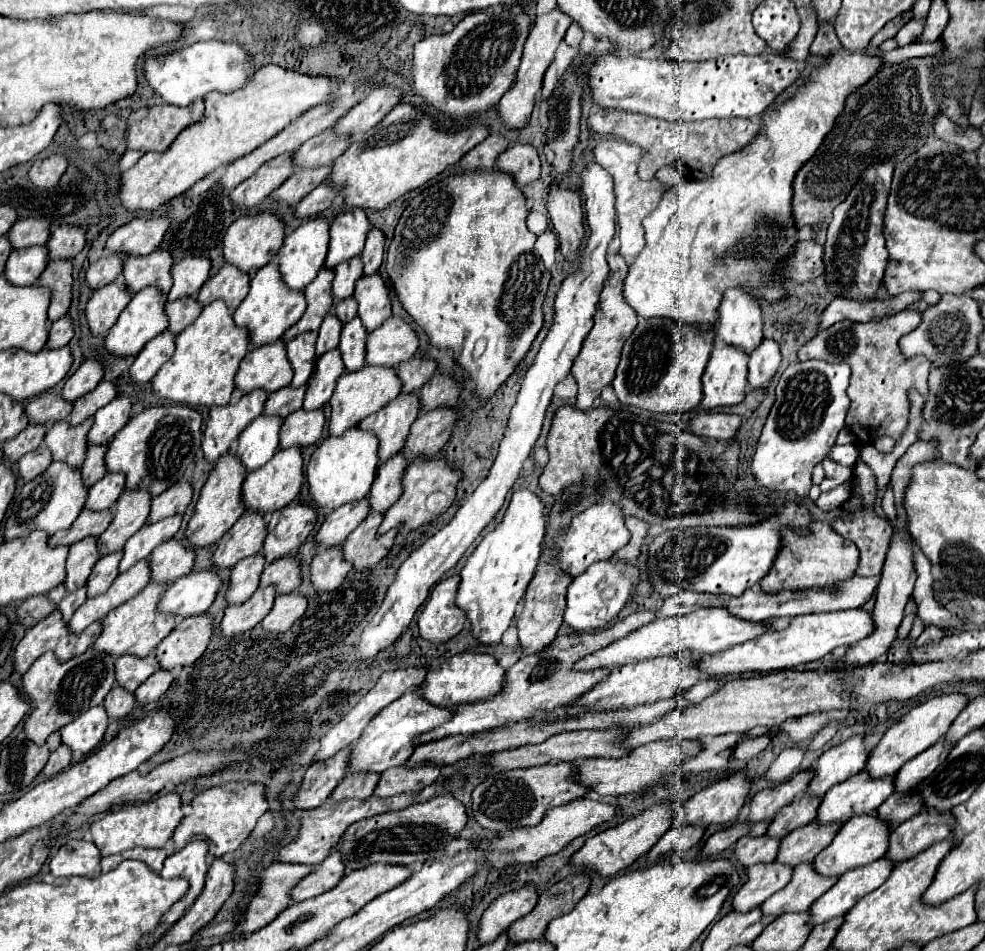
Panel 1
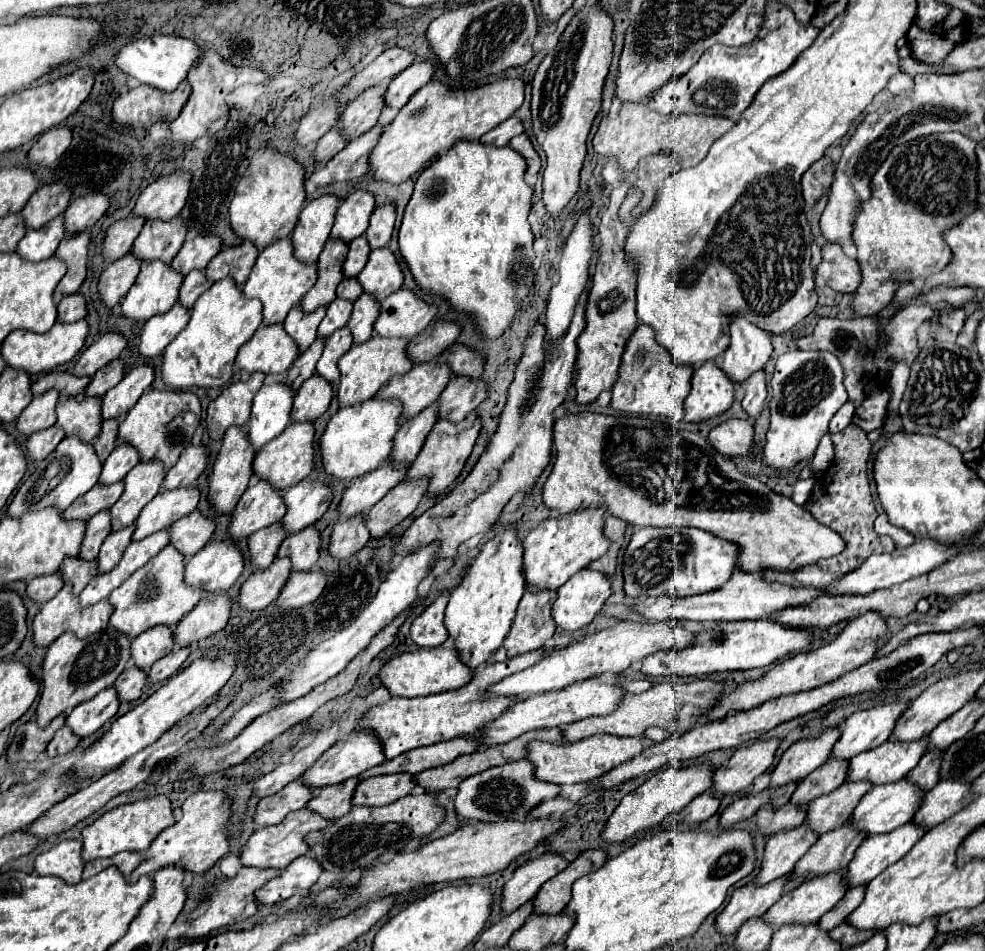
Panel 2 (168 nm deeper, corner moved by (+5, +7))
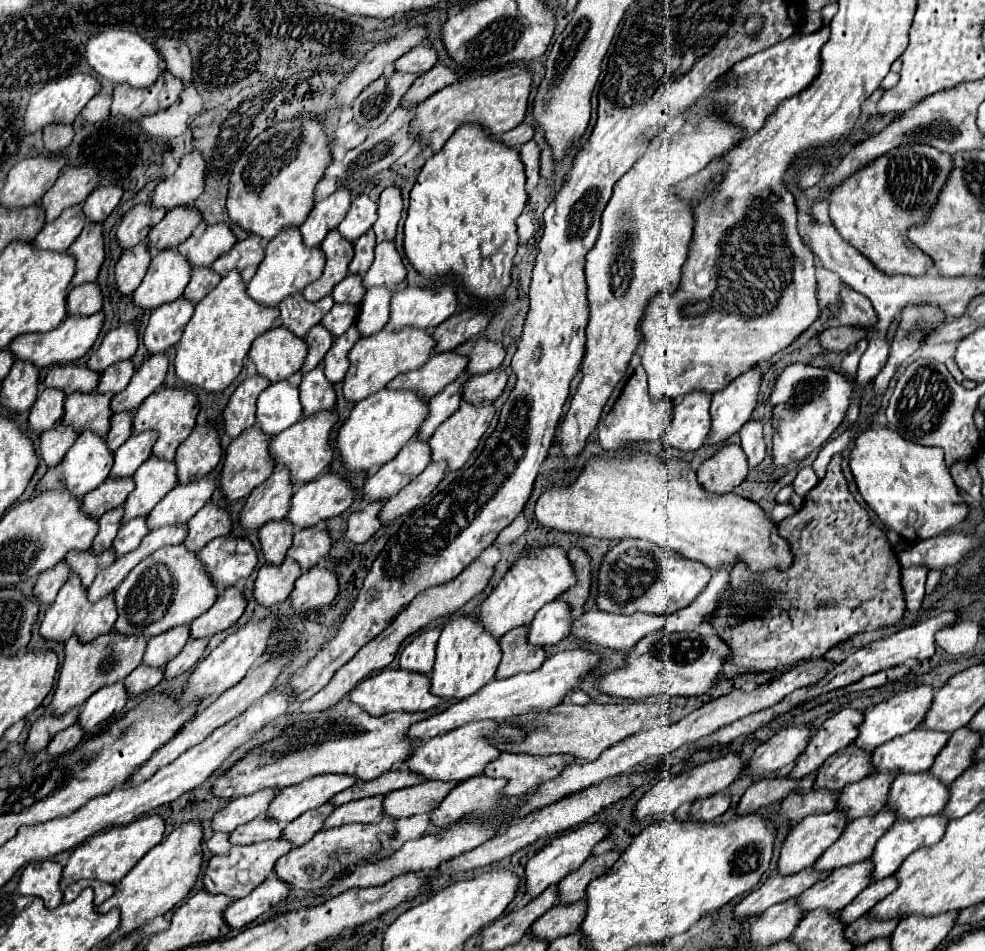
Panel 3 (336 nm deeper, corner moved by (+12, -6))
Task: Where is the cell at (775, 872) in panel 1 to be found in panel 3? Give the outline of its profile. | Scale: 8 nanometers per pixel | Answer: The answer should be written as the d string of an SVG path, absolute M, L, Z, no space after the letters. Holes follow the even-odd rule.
M837 811L805 817L785 837L777 861L777 873L793 875L799 869L811 867L815 859L839 839L845 825L847 819L837 815Z

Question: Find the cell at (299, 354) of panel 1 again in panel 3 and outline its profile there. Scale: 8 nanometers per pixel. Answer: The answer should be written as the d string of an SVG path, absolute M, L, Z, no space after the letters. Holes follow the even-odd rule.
M301 293L287 297L281 305L279 305L279 319L281 325L289 331L293 331L295 337L305 337L309 333L309 329L313 329L317 323L321 323L321 319L325 317L325 313L333 307L333 299L325 297L317 303L309 303L303 299Z

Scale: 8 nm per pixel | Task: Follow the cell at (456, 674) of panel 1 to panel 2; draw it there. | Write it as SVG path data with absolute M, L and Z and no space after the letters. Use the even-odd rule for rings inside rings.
M420 648L416 652L406 652L400 656L390 658L378 672L380 684L388 688L392 696L402 698L416 698L428 694L440 694L444 690L454 690L464 686L468 678L472 678L472 670L468 670L462 662L456 662L456 652L446 648Z

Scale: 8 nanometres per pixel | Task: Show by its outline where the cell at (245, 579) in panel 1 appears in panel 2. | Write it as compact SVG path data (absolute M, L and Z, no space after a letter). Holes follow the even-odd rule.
M282 522L270 524L270 526L254 532L248 538L248 546L250 546L250 554L252 554L252 568L268 566L276 558L278 548L284 538L286 538L286 530L282 528Z

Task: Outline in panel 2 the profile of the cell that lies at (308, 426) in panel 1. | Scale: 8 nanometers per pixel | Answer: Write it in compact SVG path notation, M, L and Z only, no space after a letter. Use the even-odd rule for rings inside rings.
M318 372L310 376L300 390L296 392L294 398L294 408L292 408L292 420L296 422L306 422L306 420L316 420L320 418L330 402L332 402L332 384L328 384Z

